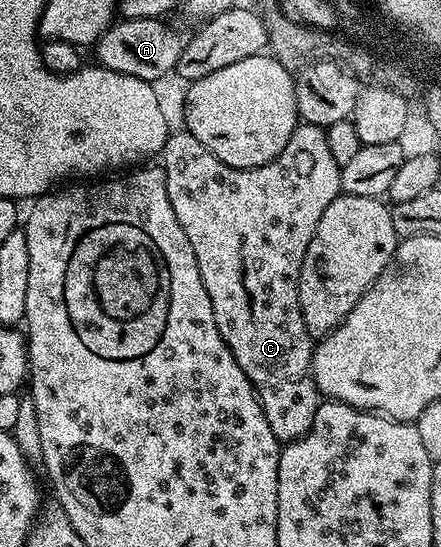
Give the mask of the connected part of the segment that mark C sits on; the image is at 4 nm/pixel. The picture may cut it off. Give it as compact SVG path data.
M299 124L291 132L291 140L279 152L277 158L272 158L267 164L256 166L250 170L236 170L233 166L223 164L223 160L216 158L195 136L191 136L189 131L181 128L179 132L170 133L169 139L165 141L165 146L159 155L159 165L165 174L167 184L167 200L171 200L171 208L175 208L175 220L179 220L179 225L183 227L183 232L187 232L187 240L191 240L191 248L195 248L195 260L199 264L199 276L203 276L203 284L207 288L207 296L211 296L211 312L215 312L215 324L223 336L223 340L231 348L239 368L247 376L247 380L257 392L257 399L261 402L263 412L267 416L267 424L271 424L271 432L275 432L277 441L284 444L294 442L296 438L302 438L311 428L315 420L315 412L319 405L319 391L313 379L313 348L314 339L303 320L303 312L299 304L299 276L301 275L301 265L303 256L307 256L307 244L311 244L311 236L315 236L315 228L319 224L319 216L323 216L327 204L335 200L337 195L342 193L341 188L341 167L335 164L335 156L331 156L331 148L327 144L327 136L324 129L319 126Z

